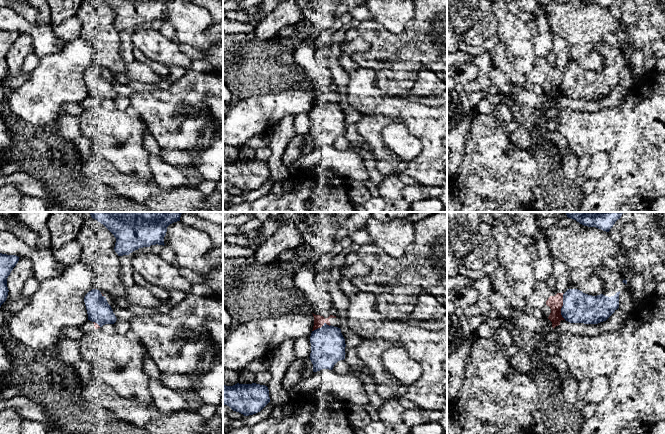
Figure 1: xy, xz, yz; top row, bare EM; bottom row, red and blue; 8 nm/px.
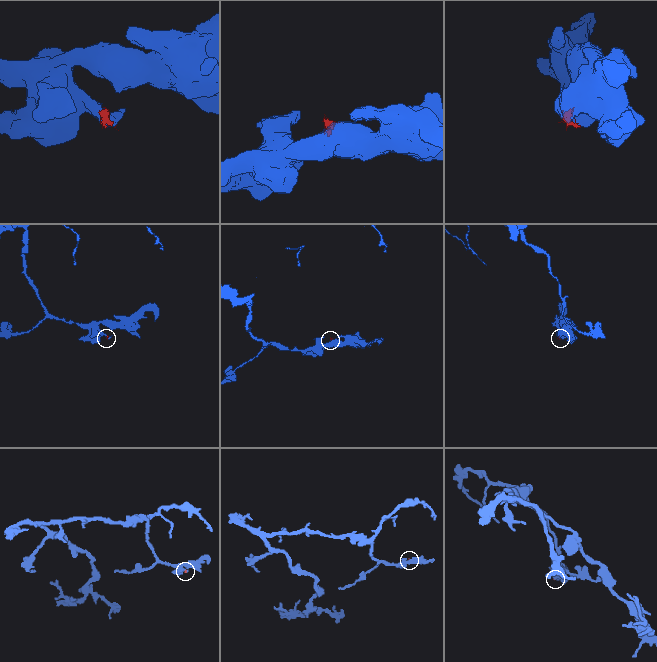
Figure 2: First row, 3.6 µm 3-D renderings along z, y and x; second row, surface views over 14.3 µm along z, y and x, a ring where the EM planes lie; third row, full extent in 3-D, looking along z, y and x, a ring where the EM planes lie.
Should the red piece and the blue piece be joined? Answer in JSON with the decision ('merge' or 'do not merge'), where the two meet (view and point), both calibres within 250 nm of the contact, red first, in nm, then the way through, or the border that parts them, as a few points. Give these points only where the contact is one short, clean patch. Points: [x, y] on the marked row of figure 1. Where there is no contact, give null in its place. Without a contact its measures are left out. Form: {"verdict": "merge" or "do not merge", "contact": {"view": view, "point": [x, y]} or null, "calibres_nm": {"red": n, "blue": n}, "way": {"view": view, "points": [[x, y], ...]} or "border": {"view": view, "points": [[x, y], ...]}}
{"verdict": "do not merge", "contact": {"view": "yz", "point": [562, 305]}, "calibres_nm": {"red": 120, "blue": 260}}

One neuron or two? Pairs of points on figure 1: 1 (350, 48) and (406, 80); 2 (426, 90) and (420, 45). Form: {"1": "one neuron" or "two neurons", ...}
{"1": "two neurons", "2": "two neurons"}

